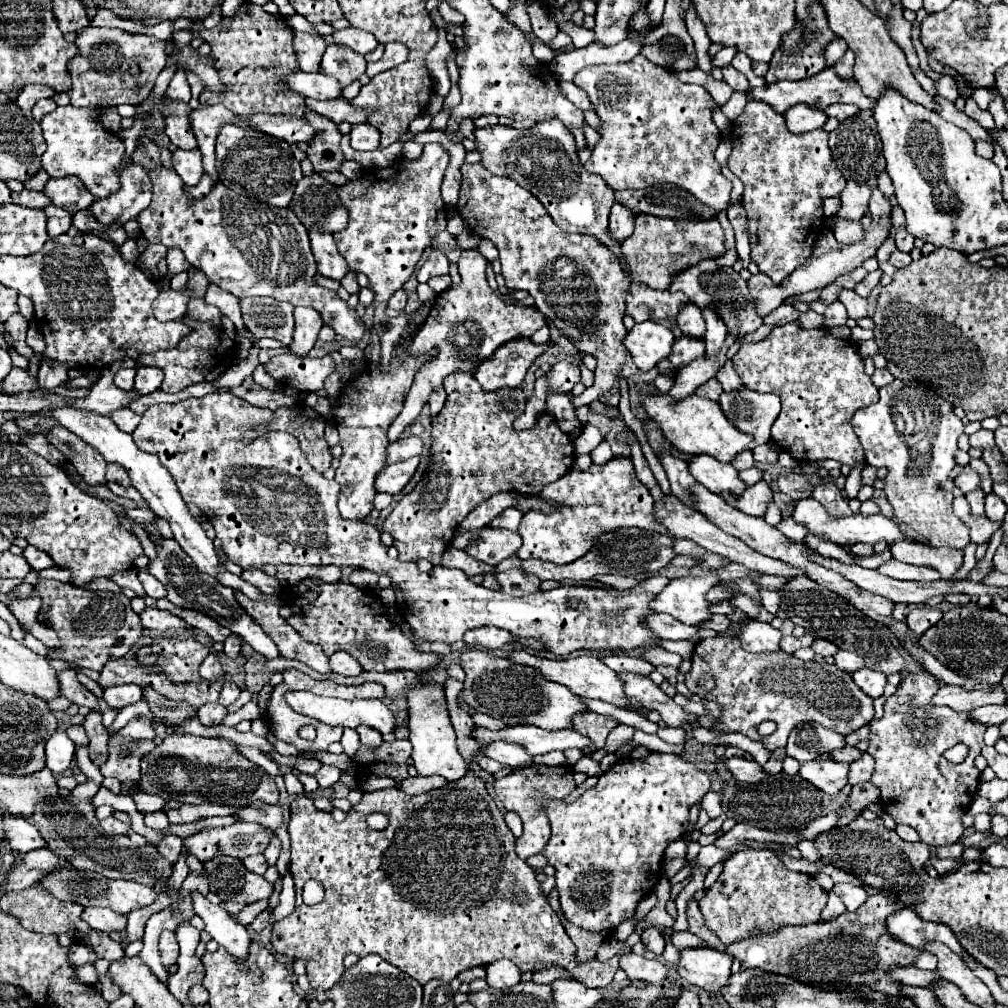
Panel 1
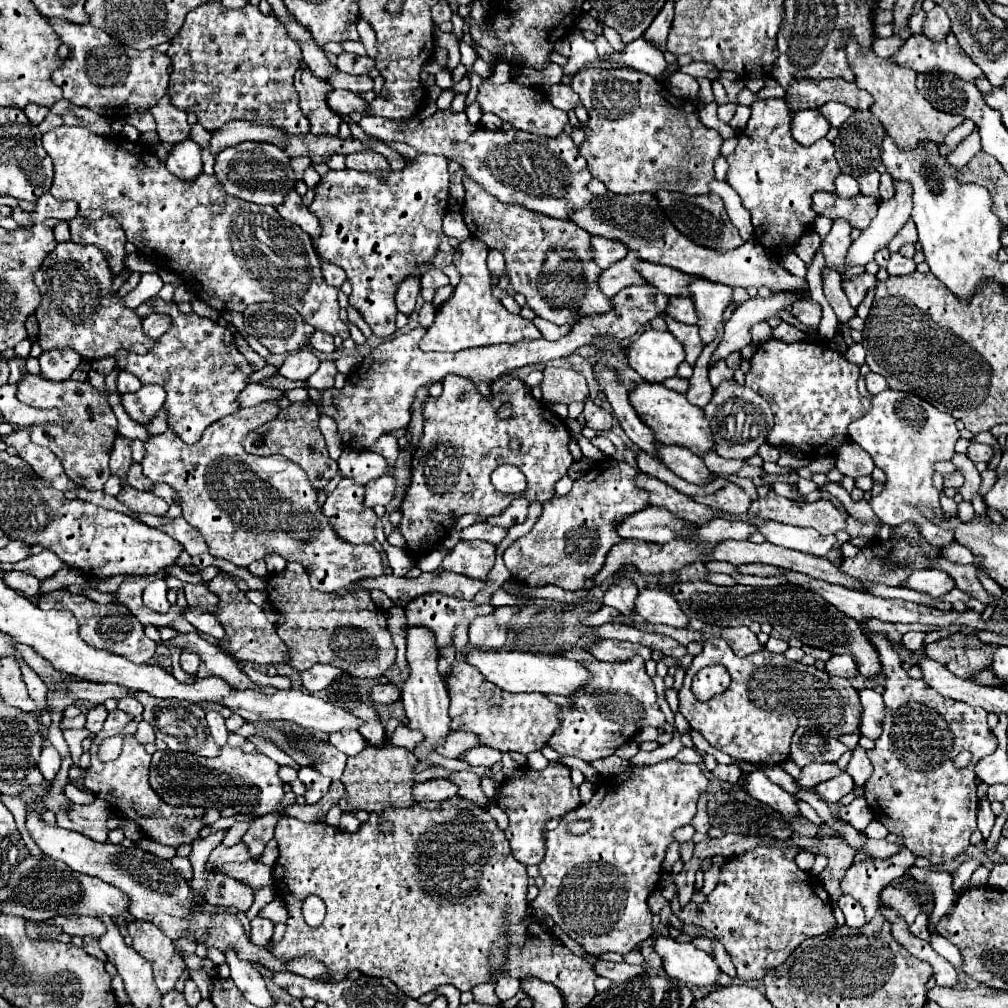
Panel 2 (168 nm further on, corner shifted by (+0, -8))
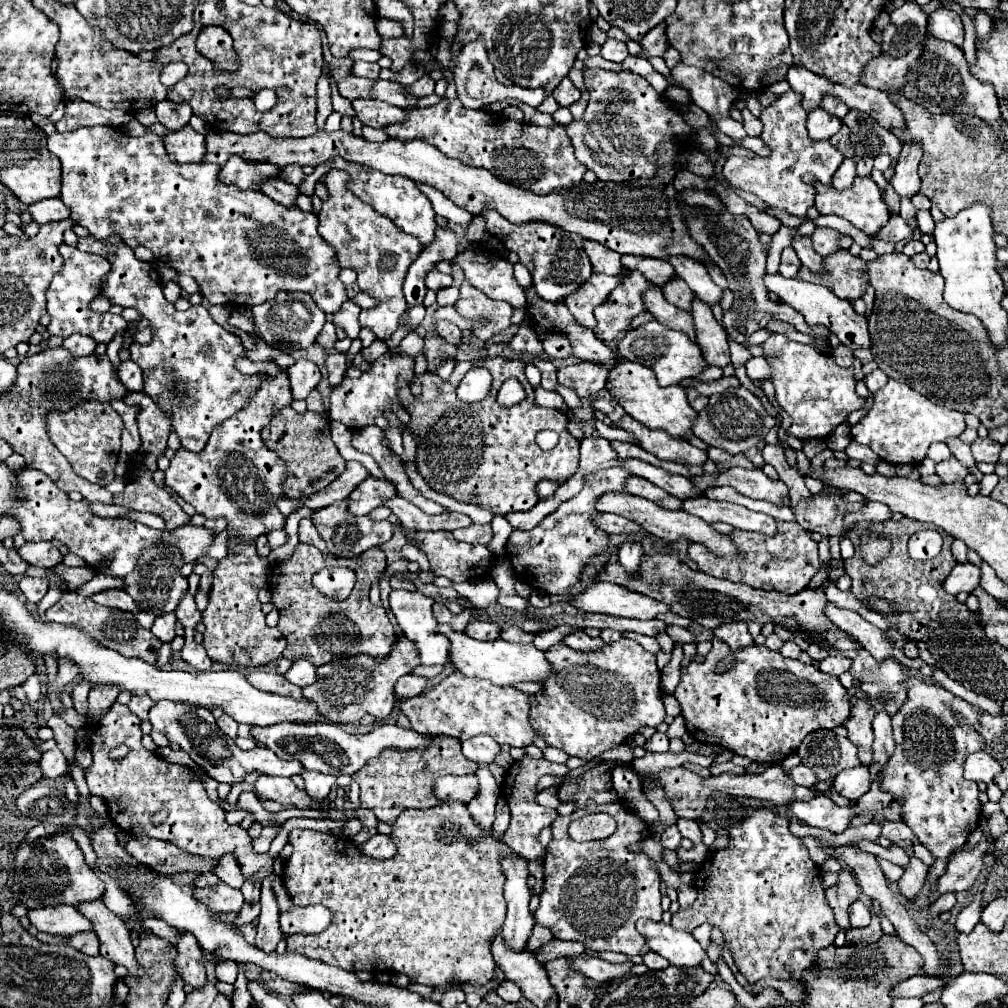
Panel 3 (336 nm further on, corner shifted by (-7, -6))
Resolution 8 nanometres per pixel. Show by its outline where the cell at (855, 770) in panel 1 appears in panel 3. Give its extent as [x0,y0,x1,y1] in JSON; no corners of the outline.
[844,685,876,765]

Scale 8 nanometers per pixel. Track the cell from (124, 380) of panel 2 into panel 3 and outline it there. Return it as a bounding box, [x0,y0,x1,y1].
[118,359,142,391]

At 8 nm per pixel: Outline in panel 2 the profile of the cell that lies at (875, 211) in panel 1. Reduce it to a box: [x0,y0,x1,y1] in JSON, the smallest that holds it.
[859,171,881,201]

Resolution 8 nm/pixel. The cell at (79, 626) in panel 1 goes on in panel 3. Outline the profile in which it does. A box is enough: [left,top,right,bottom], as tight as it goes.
[46,593,162,663]

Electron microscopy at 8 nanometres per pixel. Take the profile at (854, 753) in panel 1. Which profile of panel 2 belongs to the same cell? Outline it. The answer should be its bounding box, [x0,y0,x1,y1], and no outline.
[797,763,841,787]

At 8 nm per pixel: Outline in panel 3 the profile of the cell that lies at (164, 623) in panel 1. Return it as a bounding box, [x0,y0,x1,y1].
[246,671,304,701]

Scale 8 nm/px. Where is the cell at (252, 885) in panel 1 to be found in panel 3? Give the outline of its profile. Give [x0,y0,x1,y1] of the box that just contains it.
[192,883,244,913]

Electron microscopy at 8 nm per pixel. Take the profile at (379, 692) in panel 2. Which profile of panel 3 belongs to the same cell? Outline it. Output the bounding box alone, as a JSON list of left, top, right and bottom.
[396,673,428,699]

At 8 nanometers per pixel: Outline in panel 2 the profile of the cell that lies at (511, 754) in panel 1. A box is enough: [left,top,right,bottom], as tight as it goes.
[459,745,501,769]

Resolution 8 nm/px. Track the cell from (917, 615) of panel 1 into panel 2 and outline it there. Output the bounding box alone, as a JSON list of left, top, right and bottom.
[903,631,925,651]

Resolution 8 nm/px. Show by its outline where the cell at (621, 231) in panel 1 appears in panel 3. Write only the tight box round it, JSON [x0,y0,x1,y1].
[584,241,622,275]

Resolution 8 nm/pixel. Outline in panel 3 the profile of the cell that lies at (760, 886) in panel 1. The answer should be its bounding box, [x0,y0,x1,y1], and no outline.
[670,809,840,985]

